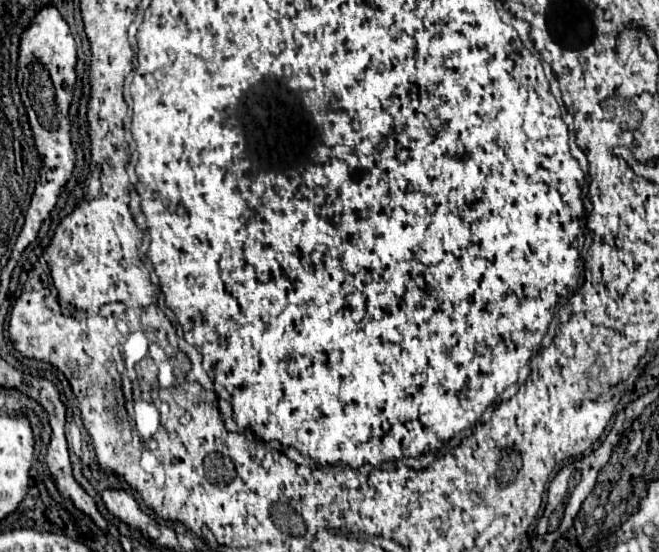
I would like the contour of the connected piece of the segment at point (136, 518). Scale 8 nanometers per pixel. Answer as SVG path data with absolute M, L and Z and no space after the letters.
M107 487L107 489L101 491L101 497L103 497L103 503L109 509L109 513L113 513L115 517L119 517L127 525L131 525L131 527L141 529L143 533L147 533L149 515L139 509L139 503L135 501L135 497L129 491Z

